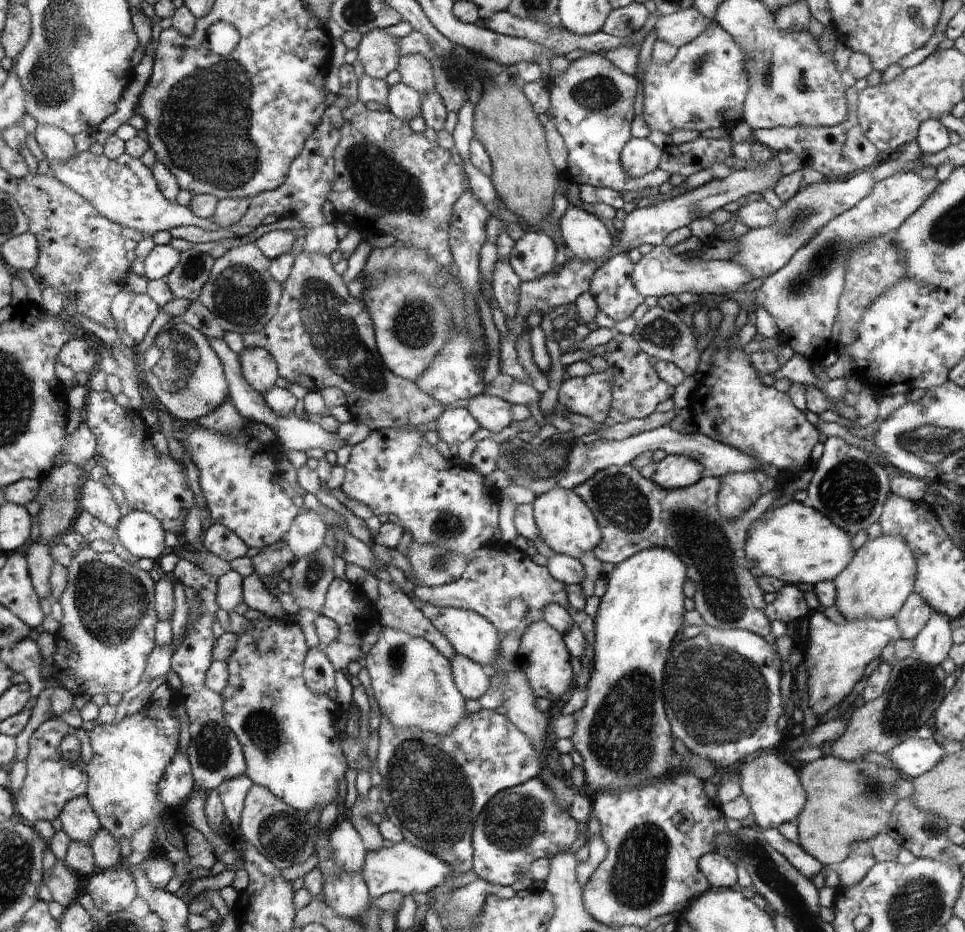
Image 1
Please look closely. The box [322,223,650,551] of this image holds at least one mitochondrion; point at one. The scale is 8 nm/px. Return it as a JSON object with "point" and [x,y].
{"point":[532,466]}

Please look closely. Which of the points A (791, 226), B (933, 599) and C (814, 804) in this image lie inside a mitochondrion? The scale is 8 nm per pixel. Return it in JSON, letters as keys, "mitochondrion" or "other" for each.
{"A":"mitochondrion","B":"other","C":"other"}

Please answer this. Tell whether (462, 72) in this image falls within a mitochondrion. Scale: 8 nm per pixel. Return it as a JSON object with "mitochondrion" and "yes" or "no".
{"mitochondrion":"yes"}

